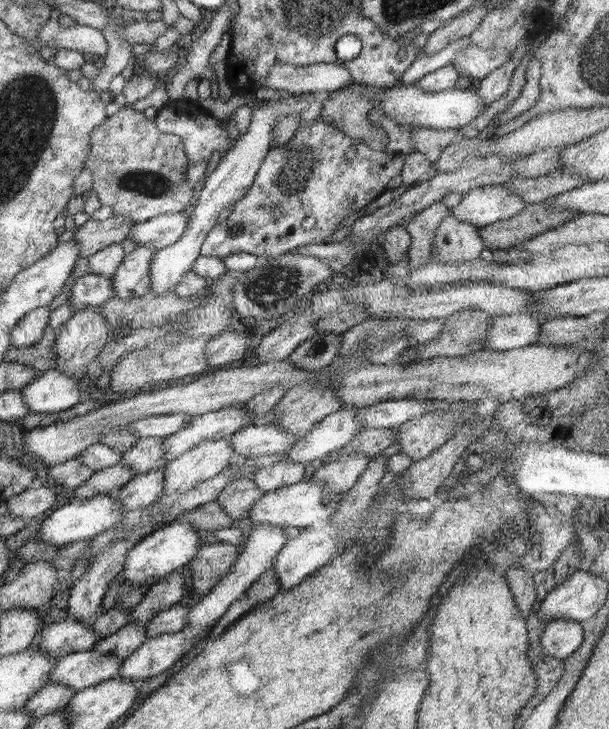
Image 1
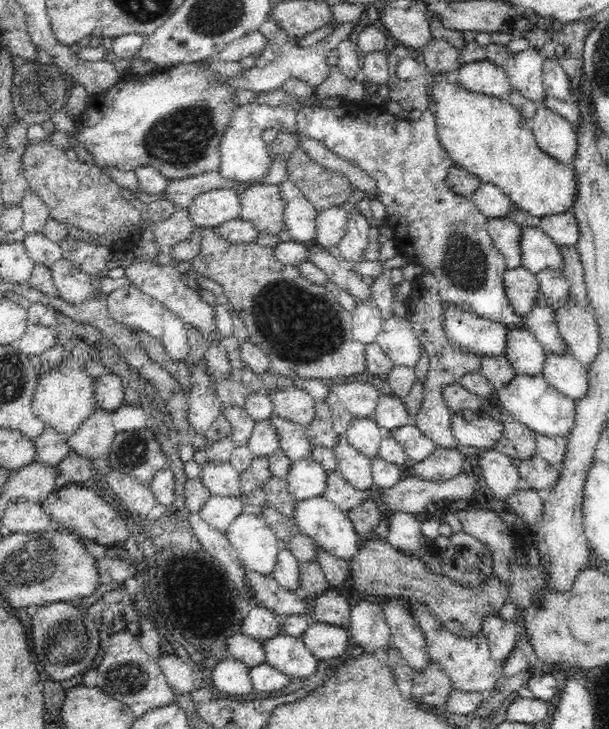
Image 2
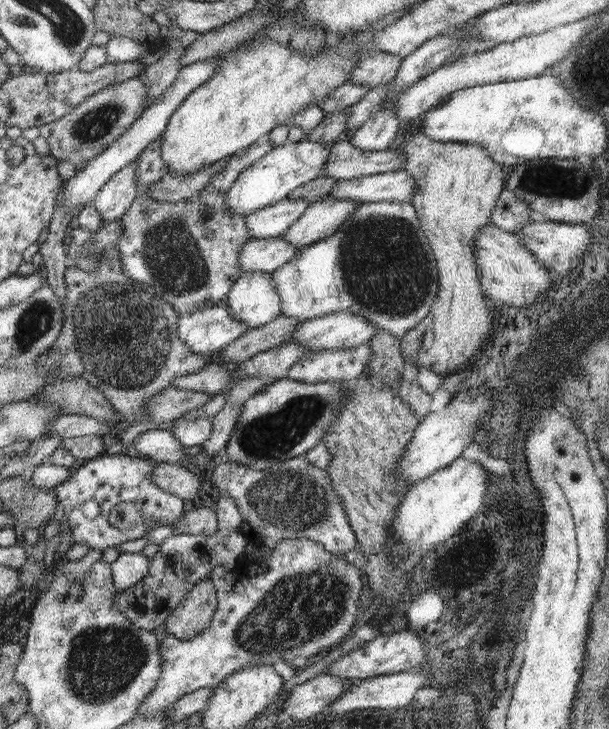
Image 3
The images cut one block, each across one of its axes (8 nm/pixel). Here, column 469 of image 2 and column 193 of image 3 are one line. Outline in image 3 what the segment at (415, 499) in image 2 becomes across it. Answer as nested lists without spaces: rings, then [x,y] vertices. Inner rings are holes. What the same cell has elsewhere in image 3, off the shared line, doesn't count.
[[[169,463],[156,464],[152,482],[161,490],[176,496],[185,502],[190,502],[200,490],[200,478],[190,472],[186,466]]]

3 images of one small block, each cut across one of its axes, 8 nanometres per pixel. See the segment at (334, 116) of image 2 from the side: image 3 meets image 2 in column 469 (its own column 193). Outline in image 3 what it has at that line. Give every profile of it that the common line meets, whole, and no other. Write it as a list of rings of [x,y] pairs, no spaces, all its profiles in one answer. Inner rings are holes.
[[[164,138],[157,139],[148,145],[138,159],[136,165],[136,197],[130,208],[122,216],[122,237],[118,243],[120,264],[122,270],[135,282],[148,284],[165,301],[172,304],[179,315],[198,311],[200,307],[210,307],[214,303],[226,300],[233,285],[243,273],[238,265],[240,248],[252,239],[250,229],[246,225],[244,215],[228,211],[226,205],[226,191],[201,191],[196,197],[170,203],[170,201],[156,201],[146,195],[148,188],[164,178],[168,172],[168,165],[160,155],[160,146]]]

